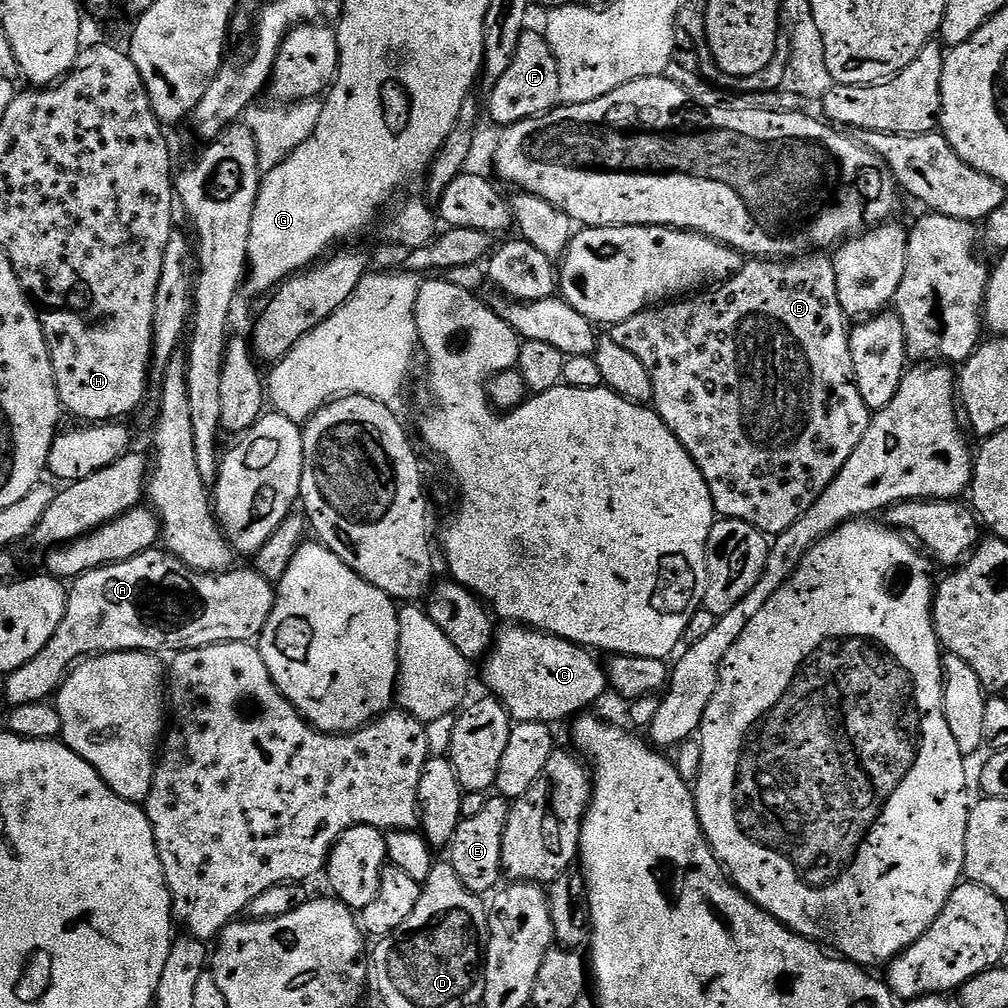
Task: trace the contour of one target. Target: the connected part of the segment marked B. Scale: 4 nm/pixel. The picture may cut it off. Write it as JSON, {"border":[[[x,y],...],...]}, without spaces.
{"border":[[[805,254],[795,258],[752,258],[740,269],[737,276],[732,276],[711,290],[700,290],[687,298],[675,302],[664,302],[659,306],[645,308],[644,311],[626,318],[622,322],[611,325],[610,335],[618,346],[630,350],[642,366],[650,374],[652,383],[651,407],[666,422],[666,426],[682,442],[684,449],[694,458],[698,470],[702,470],[702,478],[706,478],[706,486],[710,490],[712,506],[717,517],[726,520],[750,522],[758,531],[765,534],[785,532],[834,482],[838,470],[846,466],[846,458],[854,454],[854,446],[862,442],[862,434],[866,434],[870,419],[870,409],[862,402],[862,394],[858,394],[858,386],[854,378],[854,362],[850,358],[849,325],[842,306],[838,302],[838,286],[834,278],[834,266],[831,259],[824,254]]]}

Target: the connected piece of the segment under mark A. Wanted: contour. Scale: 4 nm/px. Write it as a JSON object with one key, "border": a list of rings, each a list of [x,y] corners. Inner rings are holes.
{"border":[[[149,550],[138,554],[129,560],[123,560],[117,564],[107,564],[101,568],[95,568],[89,572],[83,572],[80,576],[75,577],[71,581],[68,588],[68,605],[66,606],[66,614],[62,618],[62,622],[58,626],[58,630],[54,634],[54,638],[50,638],[50,642],[46,642],[46,646],[34,658],[30,658],[30,662],[26,662],[26,666],[22,666],[18,670],[7,673],[4,684],[4,696],[8,699],[9,705],[25,704],[26,702],[38,702],[39,700],[48,700],[55,697],[60,691],[60,683],[64,681],[64,677],[72,671],[73,667],[85,658],[100,656],[104,652],[150,652],[153,654],[175,654],[185,652],[191,648],[201,648],[202,646],[210,646],[211,644],[225,644],[226,642],[252,642],[260,635],[260,631],[266,626],[266,622],[270,618],[270,610],[274,610],[276,605],[275,587],[266,578],[262,578],[262,574],[258,574],[255,567],[248,568],[233,567],[231,570],[225,570],[219,574],[213,575],[211,572],[200,572],[196,568],[186,566],[177,556],[173,556],[167,550]]]}

